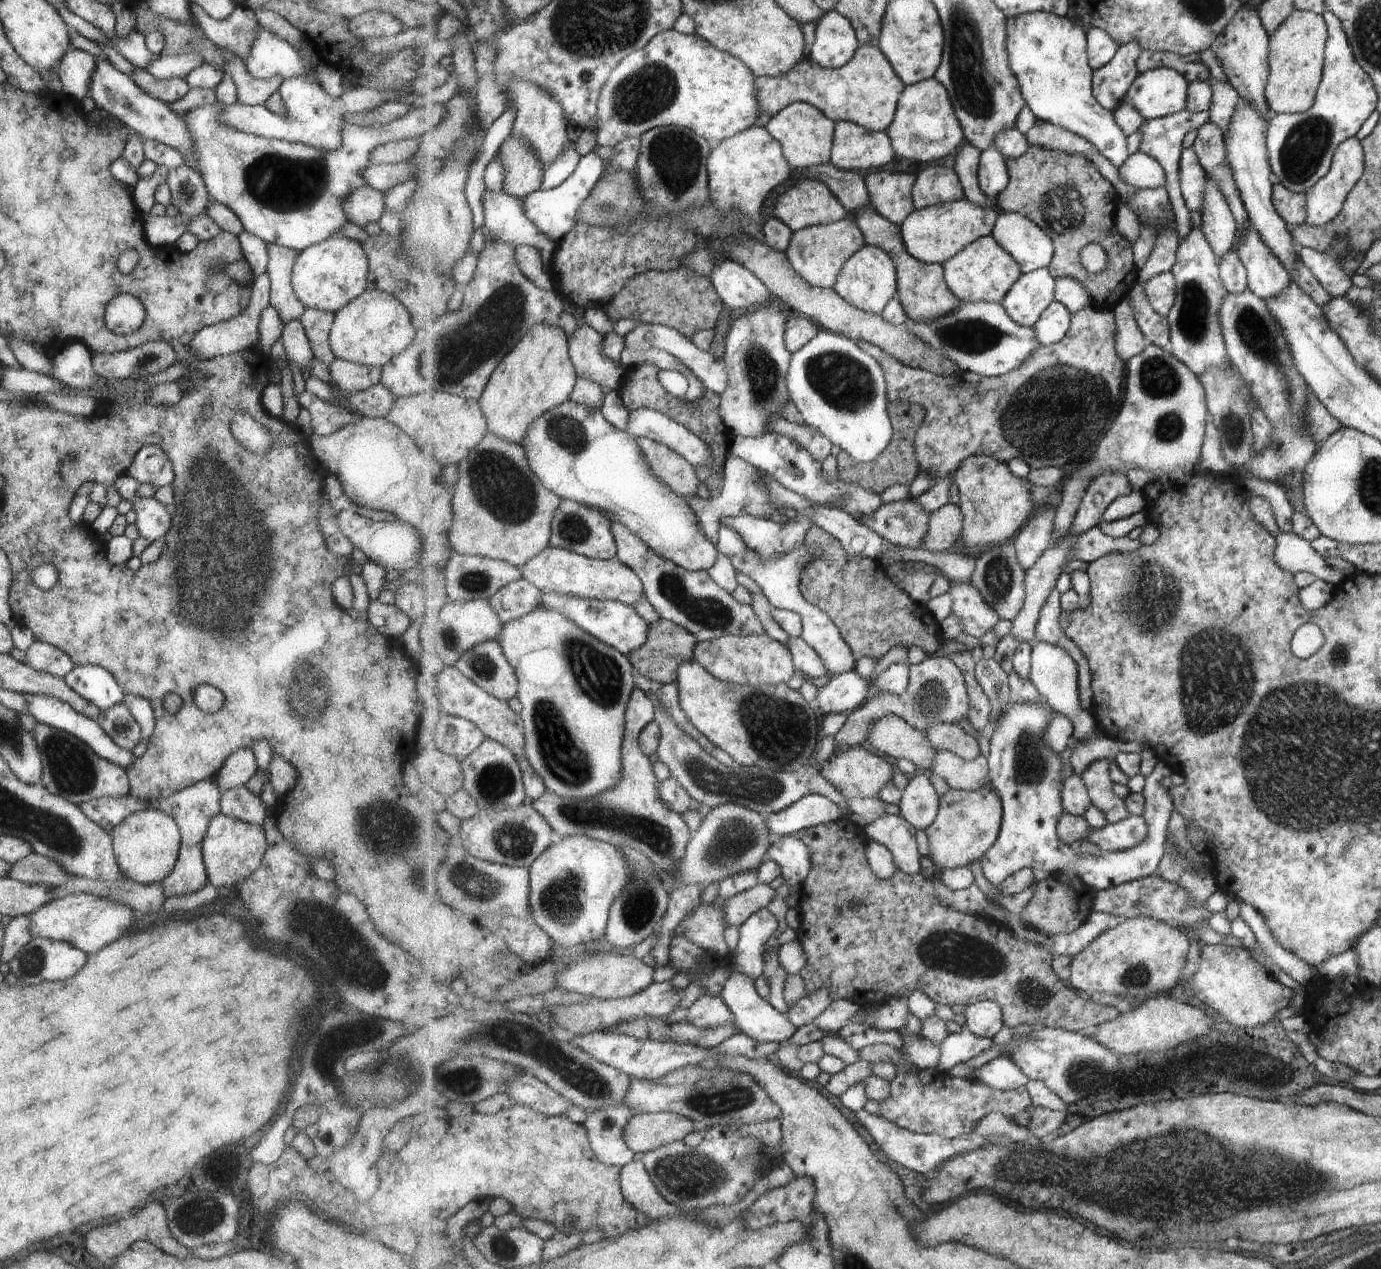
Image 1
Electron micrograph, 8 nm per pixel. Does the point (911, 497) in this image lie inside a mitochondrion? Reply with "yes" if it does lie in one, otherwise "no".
no

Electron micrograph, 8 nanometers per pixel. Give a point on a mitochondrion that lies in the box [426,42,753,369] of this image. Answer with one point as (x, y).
(640, 95)

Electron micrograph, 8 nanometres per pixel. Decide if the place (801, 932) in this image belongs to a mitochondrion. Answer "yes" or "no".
no

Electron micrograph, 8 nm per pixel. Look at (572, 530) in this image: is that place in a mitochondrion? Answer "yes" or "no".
yes

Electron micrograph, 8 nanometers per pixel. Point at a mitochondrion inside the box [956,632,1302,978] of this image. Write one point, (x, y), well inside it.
(1031, 766)

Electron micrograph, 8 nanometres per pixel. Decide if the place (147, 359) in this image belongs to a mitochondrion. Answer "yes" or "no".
yes

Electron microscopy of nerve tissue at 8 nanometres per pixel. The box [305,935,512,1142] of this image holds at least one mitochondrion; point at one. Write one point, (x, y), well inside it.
(334, 1039)

